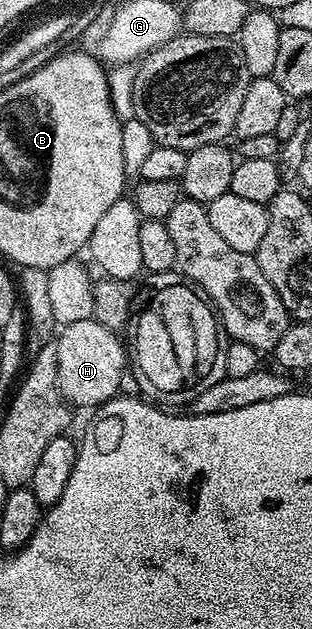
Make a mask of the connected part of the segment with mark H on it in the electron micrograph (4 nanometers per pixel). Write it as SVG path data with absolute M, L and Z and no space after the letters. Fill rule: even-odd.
M93 318L66 324L59 329L55 341L57 378L60 393L69 405L96 410L121 391L120 383L124 380L124 348L118 337L120 336L115 331L100 325Z

